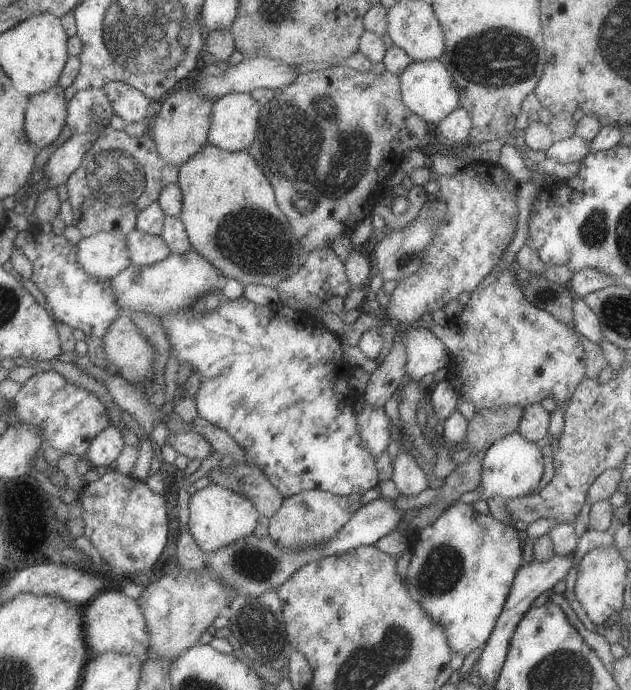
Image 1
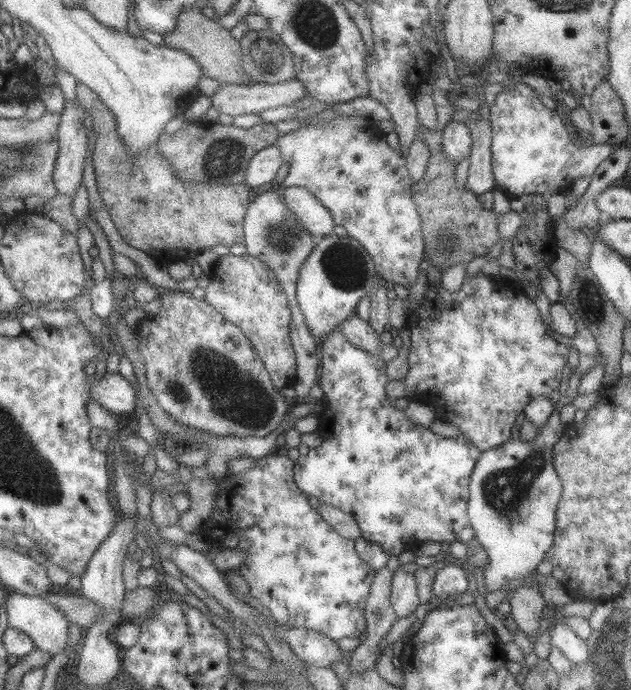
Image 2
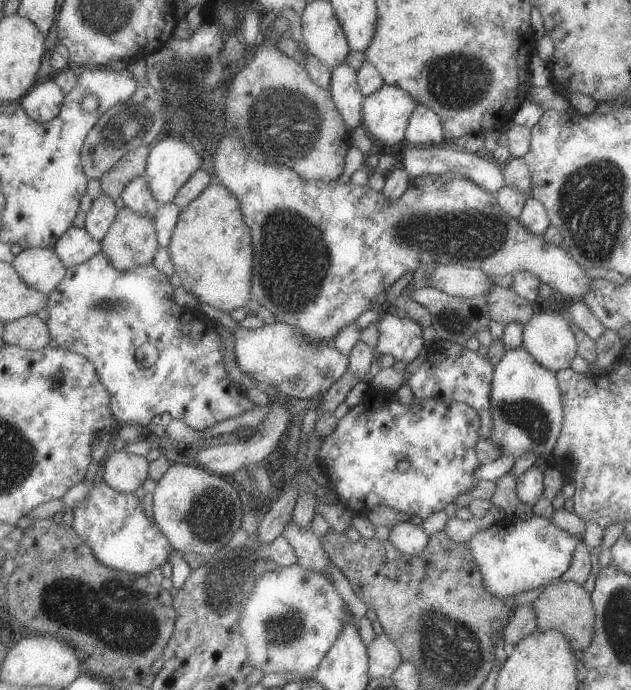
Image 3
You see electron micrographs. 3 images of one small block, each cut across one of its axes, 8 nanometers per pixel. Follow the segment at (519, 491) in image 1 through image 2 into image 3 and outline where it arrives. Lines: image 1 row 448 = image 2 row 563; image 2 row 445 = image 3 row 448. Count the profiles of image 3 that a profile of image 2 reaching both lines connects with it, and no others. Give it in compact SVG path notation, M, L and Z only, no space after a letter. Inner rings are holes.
M521 345L505 349L494 366L489 403L492 439L500 449L499 457L510 455L515 460L530 451L535 457L551 460L563 417L555 373L538 364Z

